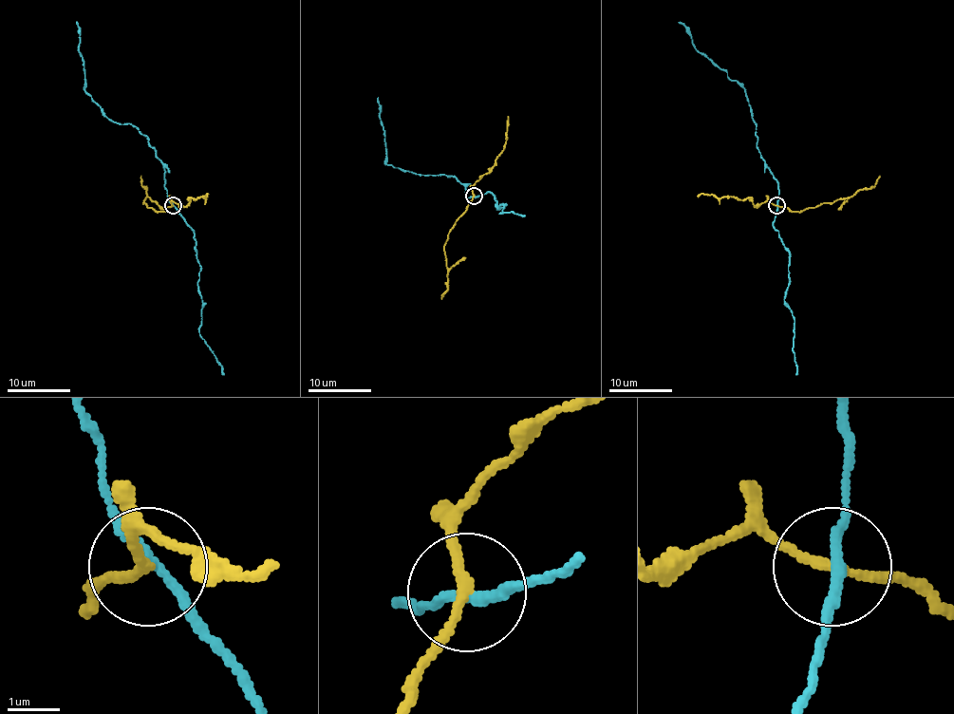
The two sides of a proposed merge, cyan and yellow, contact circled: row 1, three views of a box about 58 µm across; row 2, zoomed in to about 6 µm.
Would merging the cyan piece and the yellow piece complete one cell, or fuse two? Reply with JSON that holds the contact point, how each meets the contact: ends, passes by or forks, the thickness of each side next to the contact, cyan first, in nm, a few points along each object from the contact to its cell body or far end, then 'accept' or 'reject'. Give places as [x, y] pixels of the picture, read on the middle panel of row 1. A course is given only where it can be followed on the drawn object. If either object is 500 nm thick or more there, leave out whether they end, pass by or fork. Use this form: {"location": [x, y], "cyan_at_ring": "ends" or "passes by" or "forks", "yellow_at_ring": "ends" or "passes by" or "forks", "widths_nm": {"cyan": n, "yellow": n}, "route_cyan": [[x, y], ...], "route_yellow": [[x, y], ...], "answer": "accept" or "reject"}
{"location": [474, 196], "cyan_at_ring": "passes by", "yellow_at_ring": "passes by", "widths_nm": {"cyan": 170, "yellow": 170}, "route_cyan": [[473, 197], [465, 197], [465, 187], [449, 176], [413, 173], [386, 163], [378, 97]], "route_yellow": [[473, 197], [444, 242], [448, 290], [441, 299]], "answer": "reject"}

